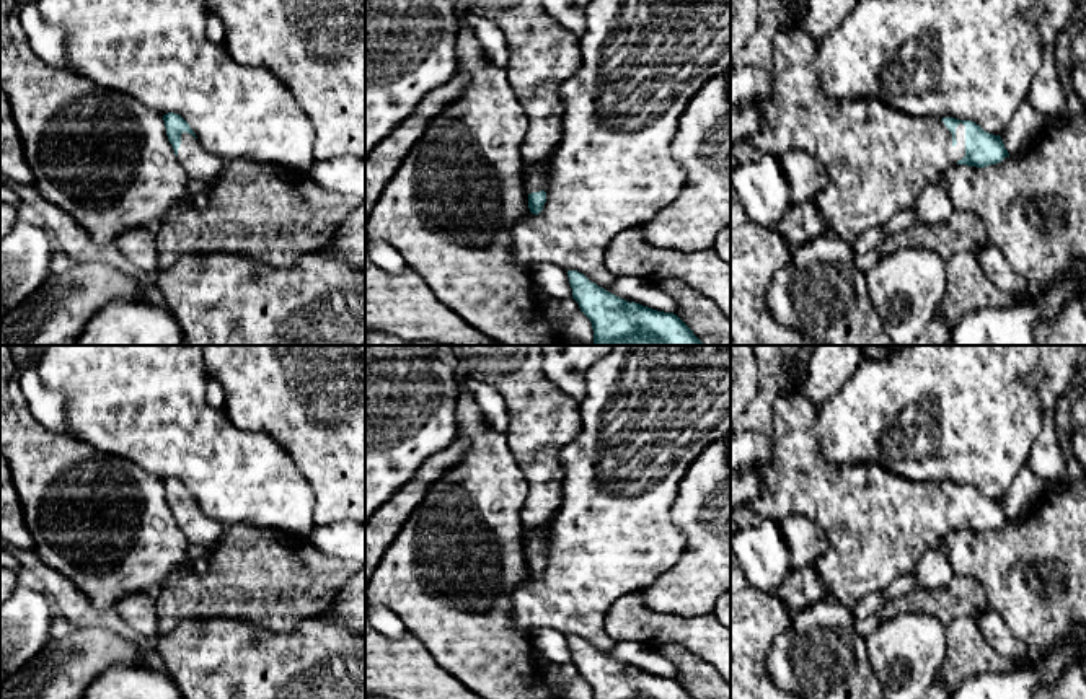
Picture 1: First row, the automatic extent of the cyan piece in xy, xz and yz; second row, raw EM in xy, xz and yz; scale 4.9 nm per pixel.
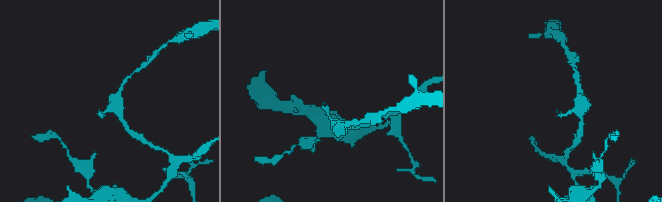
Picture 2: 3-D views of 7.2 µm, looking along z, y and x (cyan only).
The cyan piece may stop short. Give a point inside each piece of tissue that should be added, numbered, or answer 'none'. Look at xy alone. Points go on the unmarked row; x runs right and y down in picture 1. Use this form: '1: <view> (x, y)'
1: xy (198, 528)

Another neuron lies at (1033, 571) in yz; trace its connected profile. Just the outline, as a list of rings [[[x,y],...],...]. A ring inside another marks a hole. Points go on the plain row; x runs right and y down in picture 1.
[[[1086,468],[1081,476],[1068,477],[1063,494],[1044,495],[1024,518],[985,533],[956,530],[938,547],[946,554],[954,575],[975,578],[983,587],[990,608],[1031,652],[1053,648],[1073,635],[1075,624],[1086,626]]]

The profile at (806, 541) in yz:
[[[807,517],[779,520],[786,539],[792,570],[809,570],[827,552],[828,541],[823,530]]]

